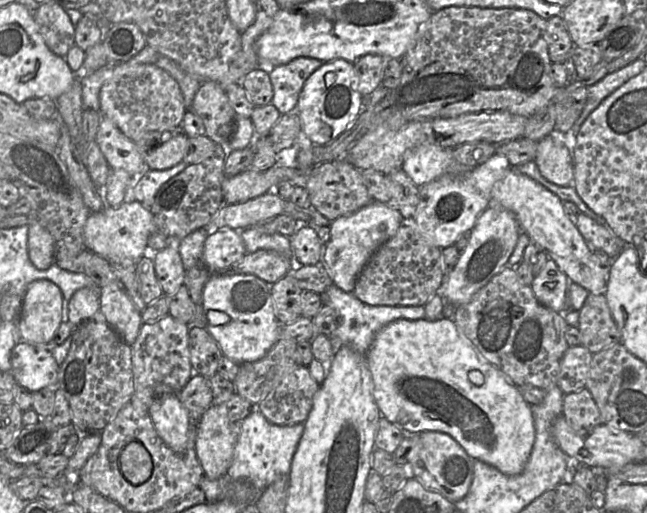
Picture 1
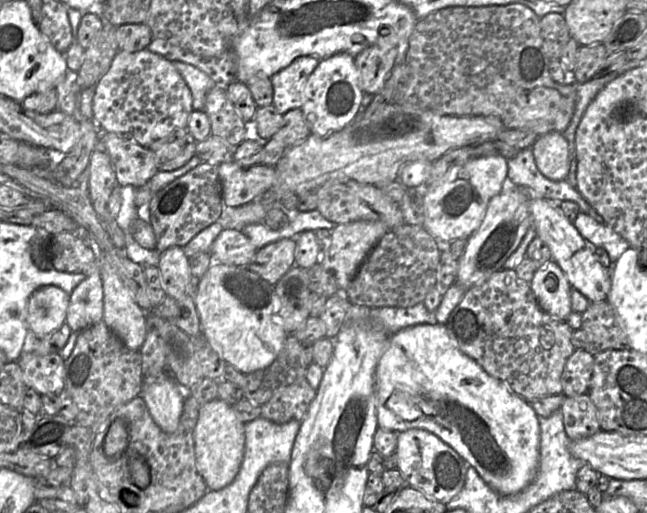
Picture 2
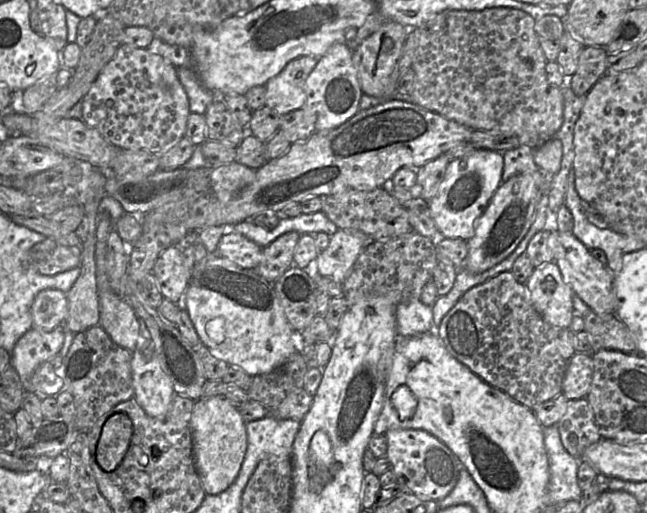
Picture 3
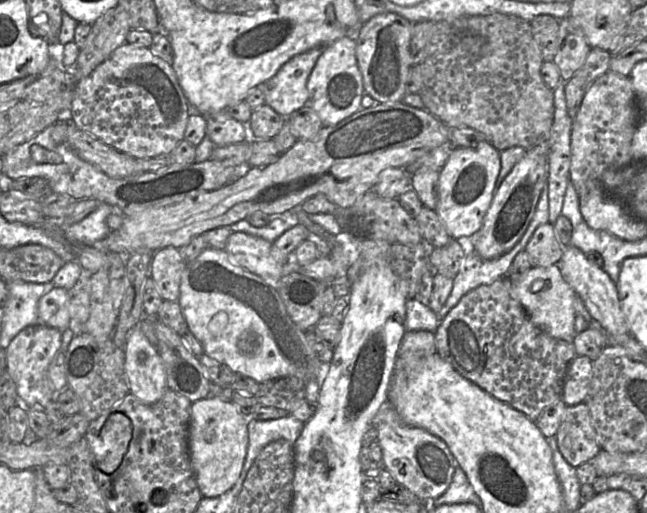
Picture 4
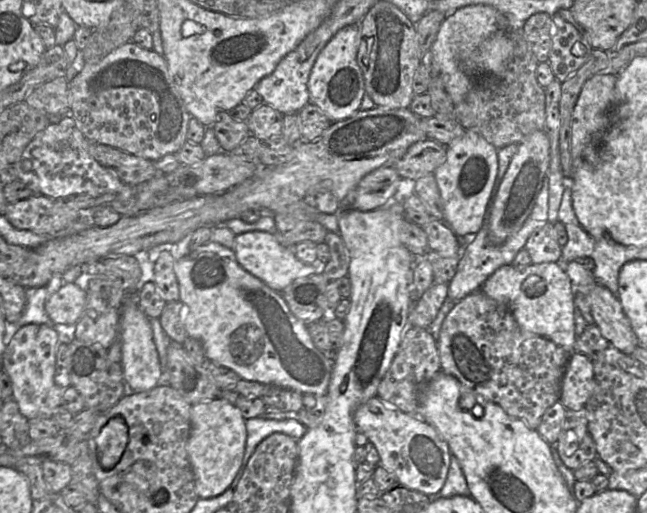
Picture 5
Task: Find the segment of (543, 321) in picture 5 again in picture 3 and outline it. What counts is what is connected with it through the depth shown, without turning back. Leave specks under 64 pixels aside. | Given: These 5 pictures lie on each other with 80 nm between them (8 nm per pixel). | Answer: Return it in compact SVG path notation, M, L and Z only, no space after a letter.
M555 262L535 268L525 286L532 306L547 323L559 328L570 327L575 314L573 307L574 293L571 287L563 281L561 272Z

